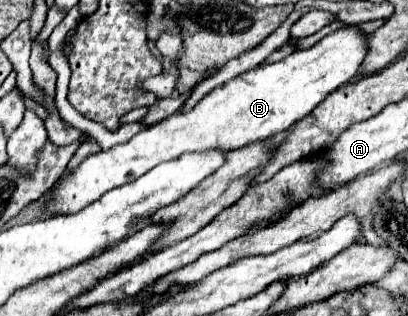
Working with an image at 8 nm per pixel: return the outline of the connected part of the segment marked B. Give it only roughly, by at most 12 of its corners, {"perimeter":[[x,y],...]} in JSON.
{"perimeter":[[360,26],[252,68],[60,180],[70,214],[164,160],[280,134],[350,84]]}

